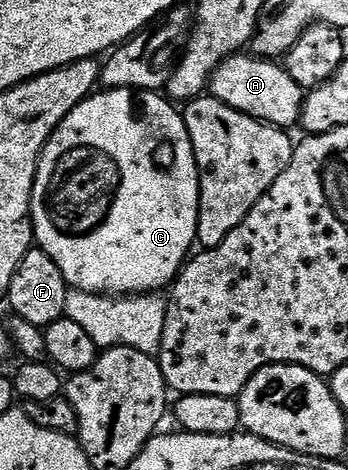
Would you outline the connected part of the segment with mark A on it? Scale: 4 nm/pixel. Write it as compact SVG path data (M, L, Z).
M255 54L228 56L214 70L207 91L218 102L263 124L272 124L285 130L291 129L291 124L300 124L300 111L306 95L305 89L300 88L294 78L290 78L287 68L275 59L261 58Z

